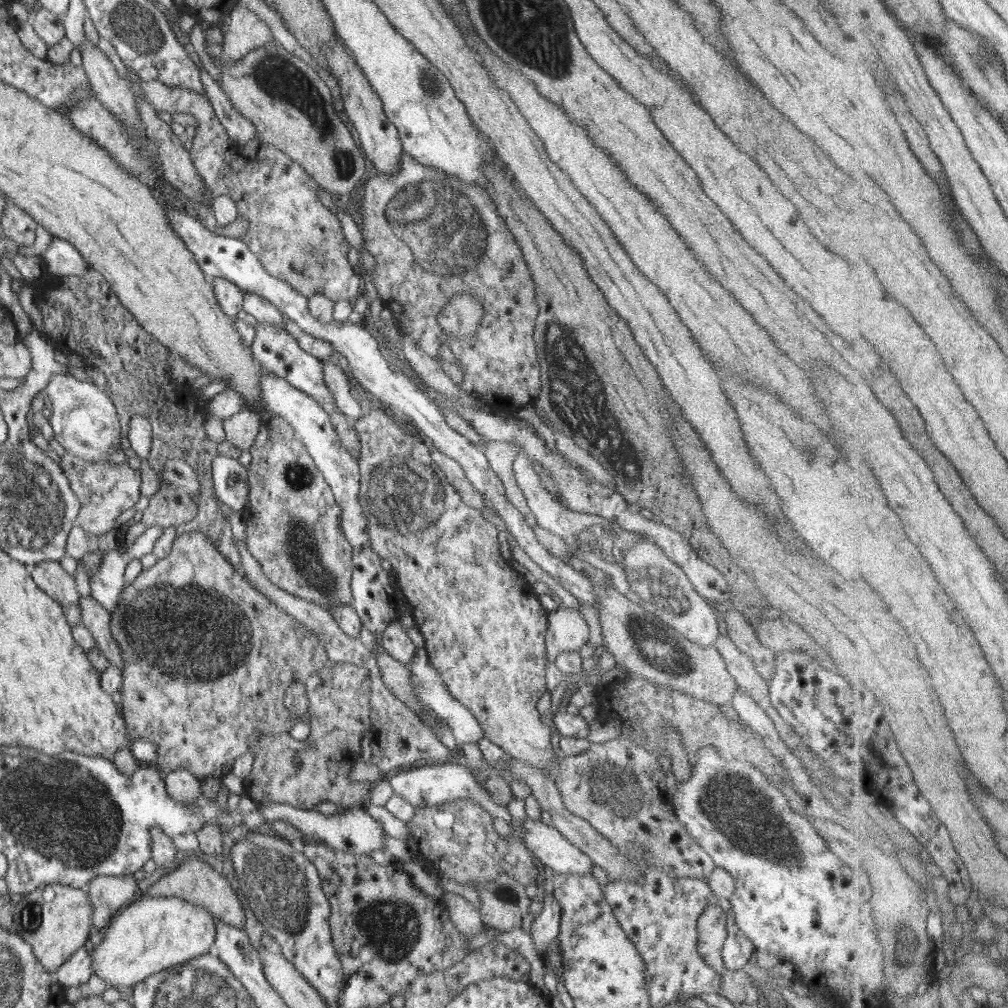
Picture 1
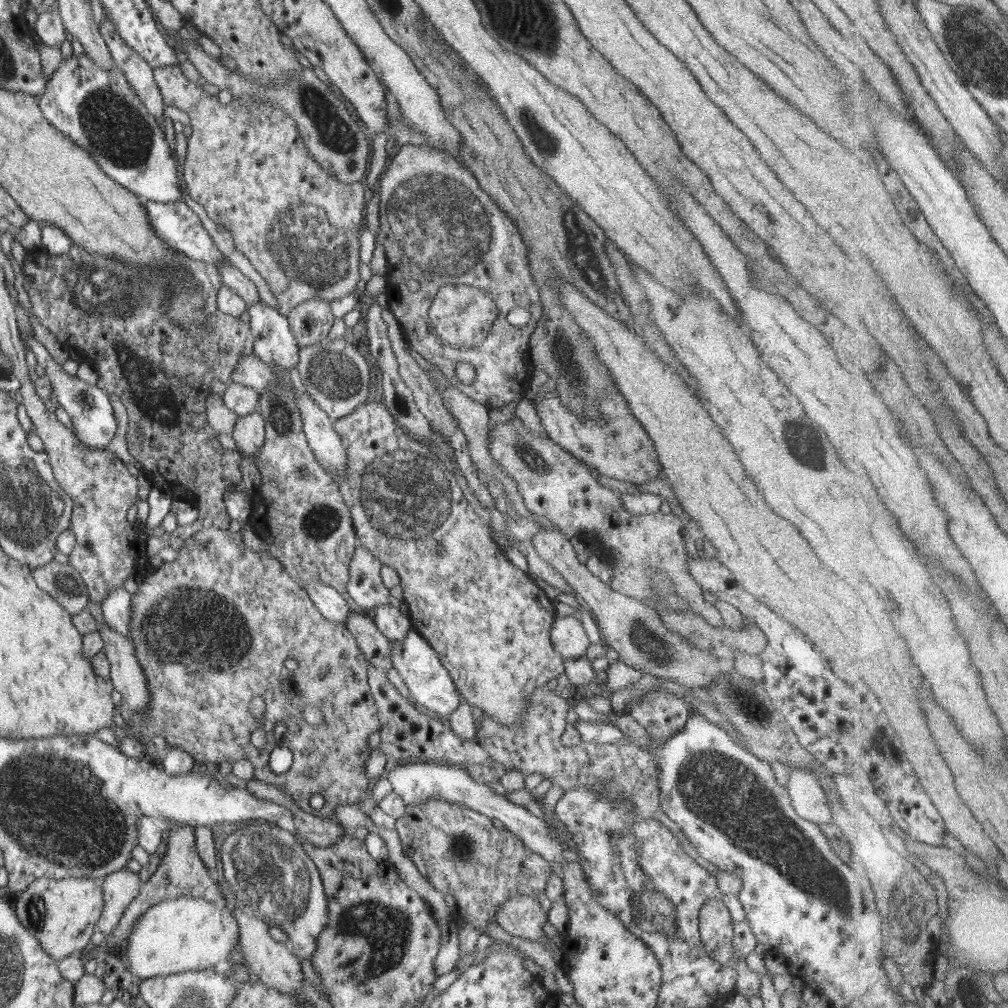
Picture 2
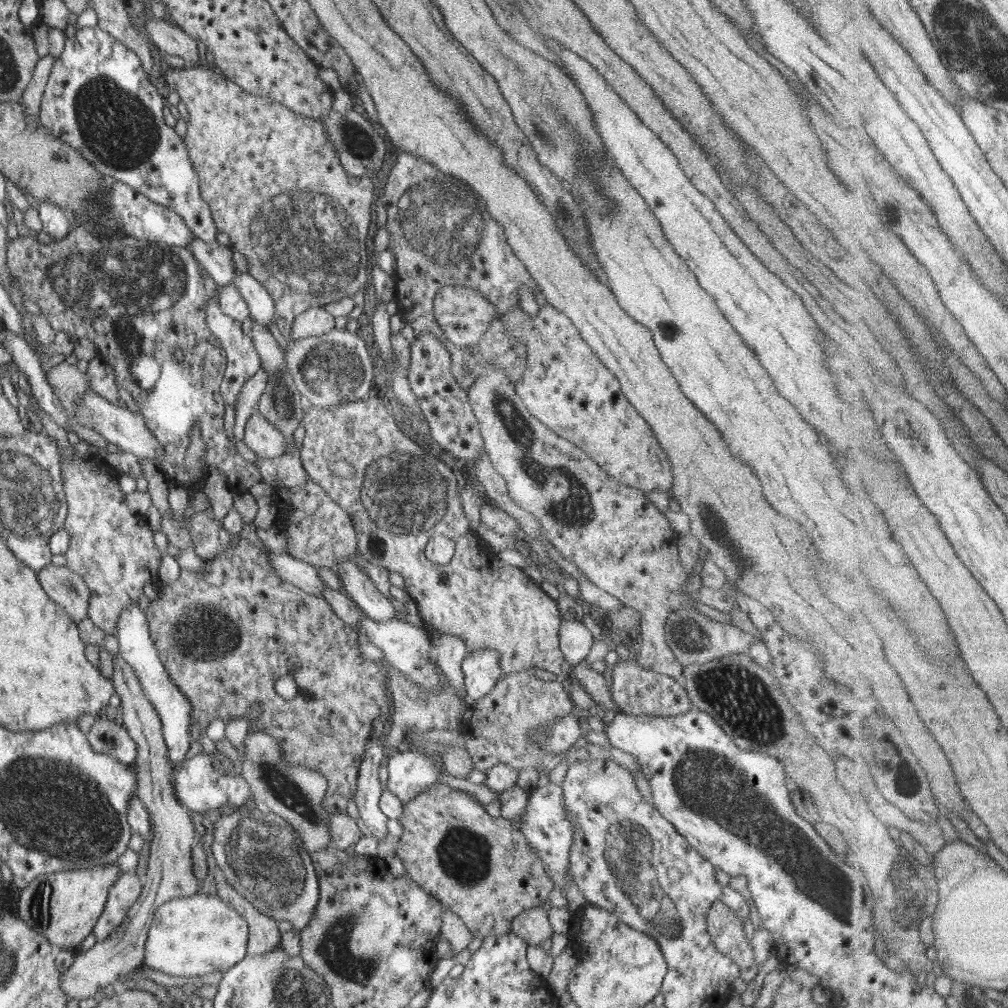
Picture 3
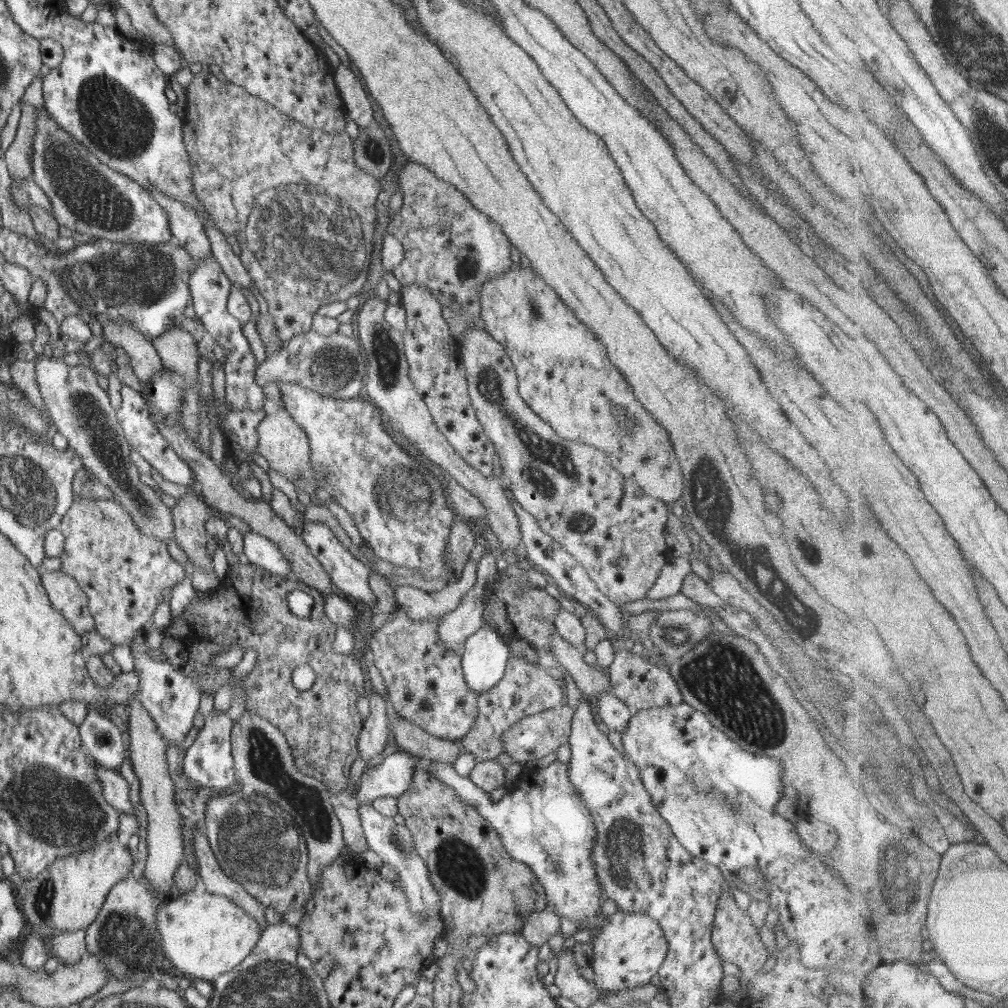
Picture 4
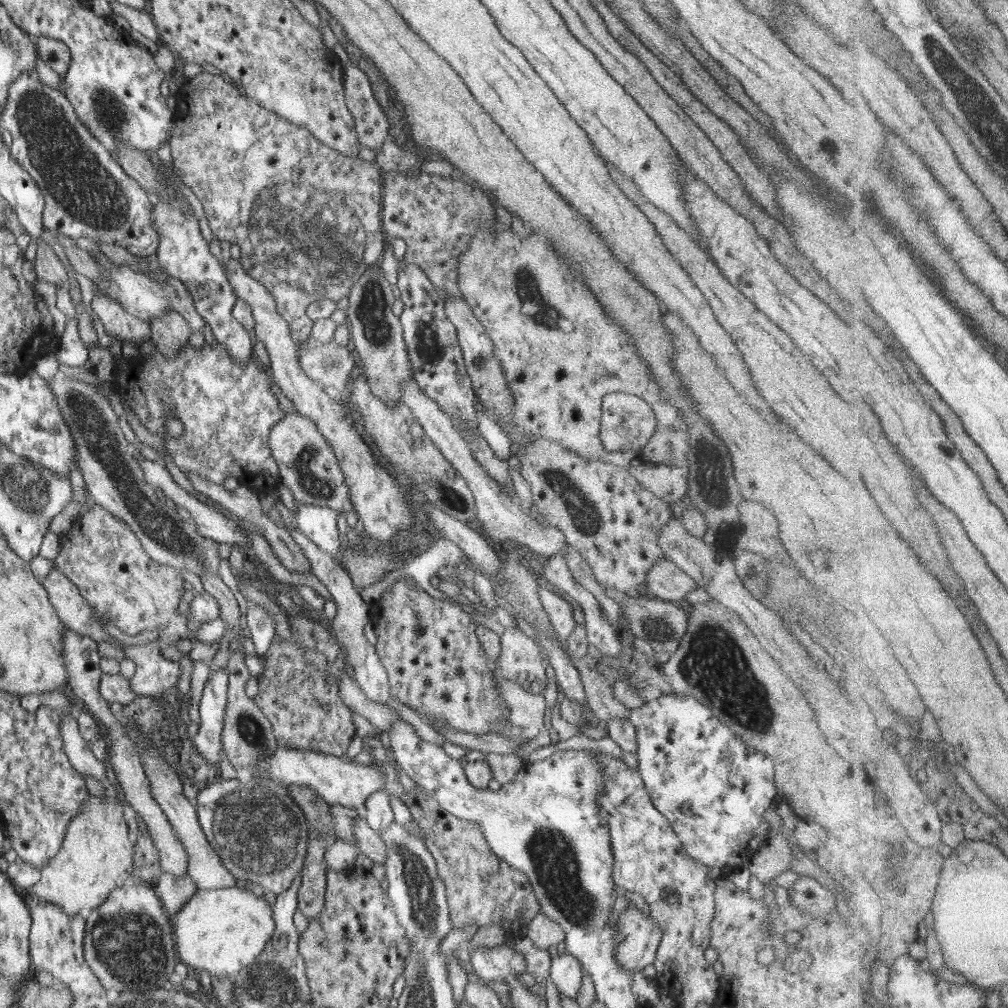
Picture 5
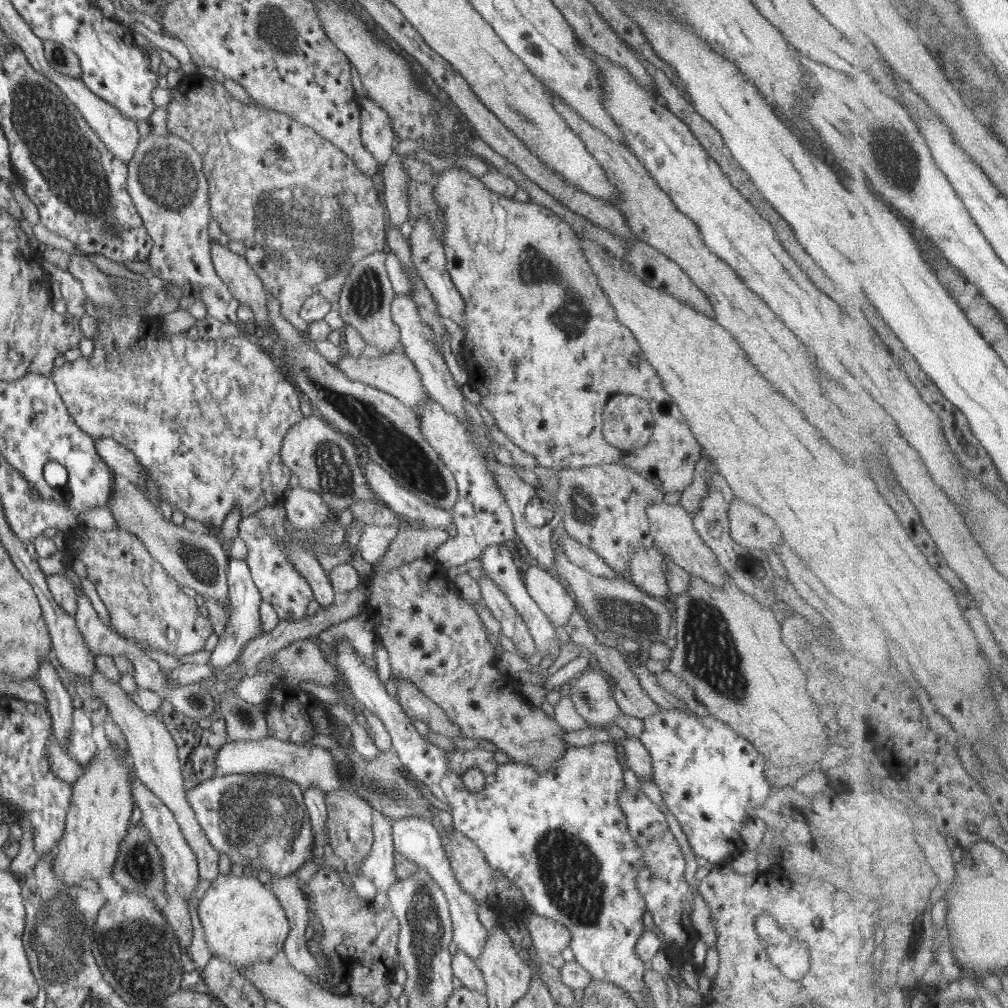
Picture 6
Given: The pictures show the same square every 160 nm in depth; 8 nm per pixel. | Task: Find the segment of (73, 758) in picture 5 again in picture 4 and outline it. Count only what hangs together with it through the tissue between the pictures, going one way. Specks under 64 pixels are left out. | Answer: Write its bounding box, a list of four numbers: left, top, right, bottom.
[95,765,133,815]

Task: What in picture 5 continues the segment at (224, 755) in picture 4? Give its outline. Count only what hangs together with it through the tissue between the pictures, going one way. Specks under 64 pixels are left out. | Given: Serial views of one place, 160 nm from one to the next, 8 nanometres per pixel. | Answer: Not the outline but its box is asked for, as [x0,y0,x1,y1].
[192,667,229,764]

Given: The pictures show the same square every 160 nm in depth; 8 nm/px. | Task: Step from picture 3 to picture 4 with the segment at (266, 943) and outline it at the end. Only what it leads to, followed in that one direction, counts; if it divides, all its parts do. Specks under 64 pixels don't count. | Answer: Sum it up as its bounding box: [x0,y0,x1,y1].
[193,828,268,934]

